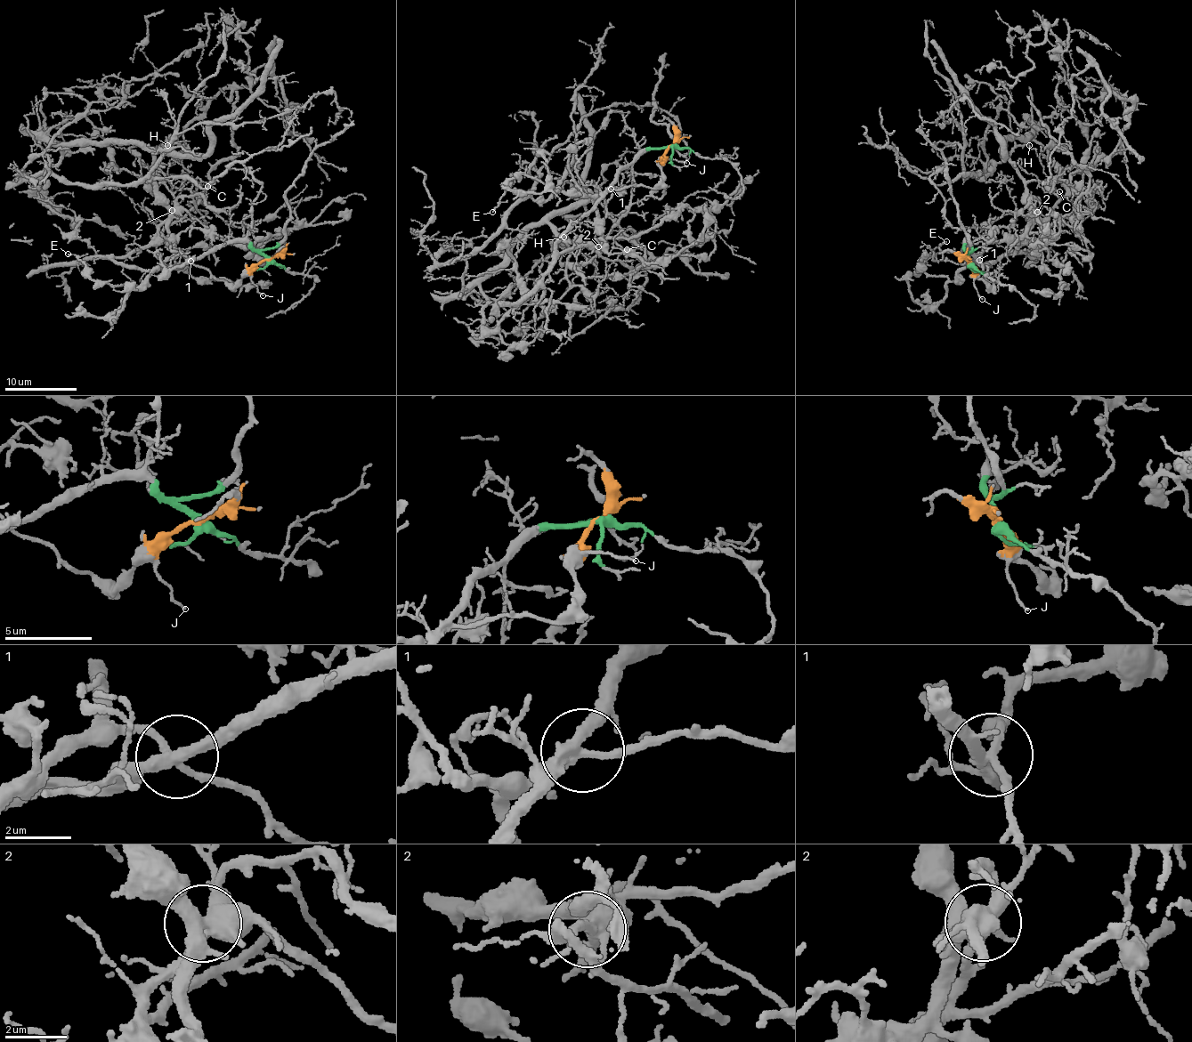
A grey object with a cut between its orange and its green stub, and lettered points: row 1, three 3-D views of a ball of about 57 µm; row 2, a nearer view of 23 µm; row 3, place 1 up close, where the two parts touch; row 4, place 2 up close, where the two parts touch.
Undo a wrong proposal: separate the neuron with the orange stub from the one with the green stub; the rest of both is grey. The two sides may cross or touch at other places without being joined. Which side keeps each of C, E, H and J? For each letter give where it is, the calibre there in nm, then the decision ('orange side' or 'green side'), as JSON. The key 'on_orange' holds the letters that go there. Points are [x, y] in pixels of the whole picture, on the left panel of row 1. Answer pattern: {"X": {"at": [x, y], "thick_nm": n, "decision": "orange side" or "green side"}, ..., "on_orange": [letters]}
{"C": {"at": [207, 186], "thick_nm": 110, "decision": "green side"}, "E": {"at": [68, 254], "thick_nm": 120, "decision": "orange side"}, "H": {"at": [167, 145], "thick_nm": 100, "decision": "green side"}, "J": {"at": [263, 295], "thick_nm": 120, "decision": "orange side"}, "on_orange": ["E", "J"]}

